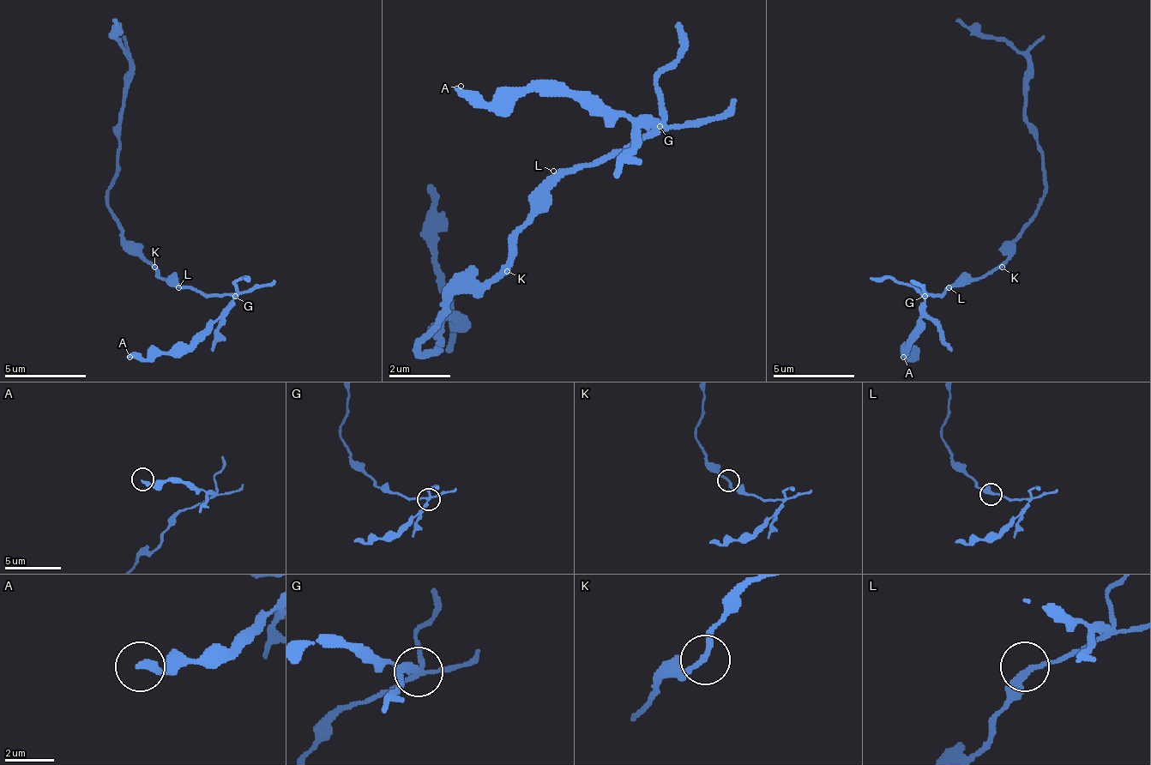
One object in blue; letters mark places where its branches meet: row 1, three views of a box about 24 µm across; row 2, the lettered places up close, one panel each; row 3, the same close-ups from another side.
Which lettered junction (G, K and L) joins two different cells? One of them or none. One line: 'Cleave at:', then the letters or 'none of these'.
Cleave at: G

